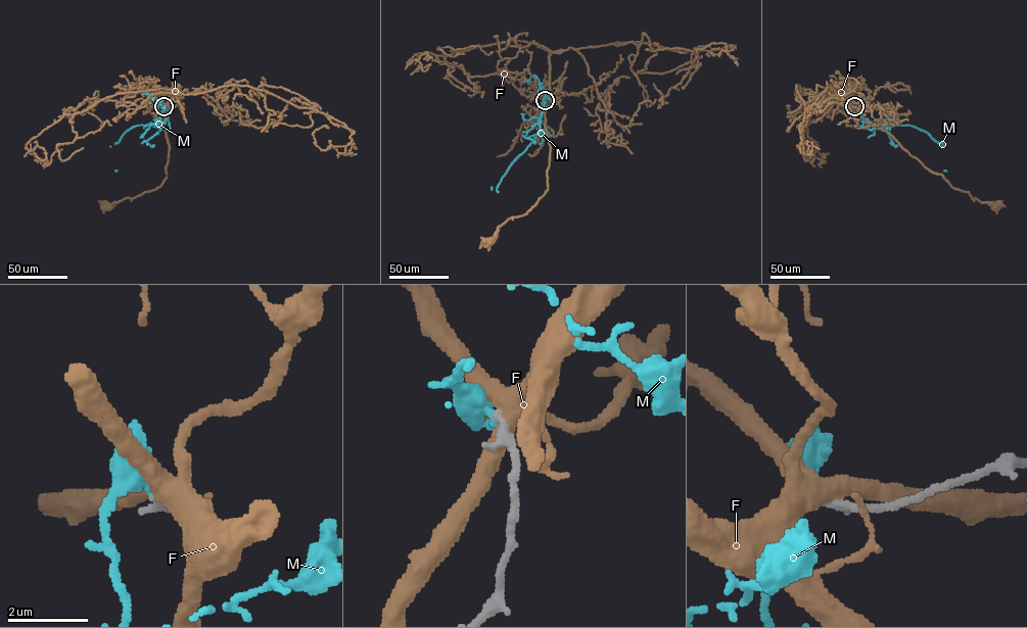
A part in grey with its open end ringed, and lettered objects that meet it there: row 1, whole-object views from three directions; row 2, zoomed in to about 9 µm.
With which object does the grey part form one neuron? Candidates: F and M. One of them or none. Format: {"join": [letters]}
{"join": ["M"]}

